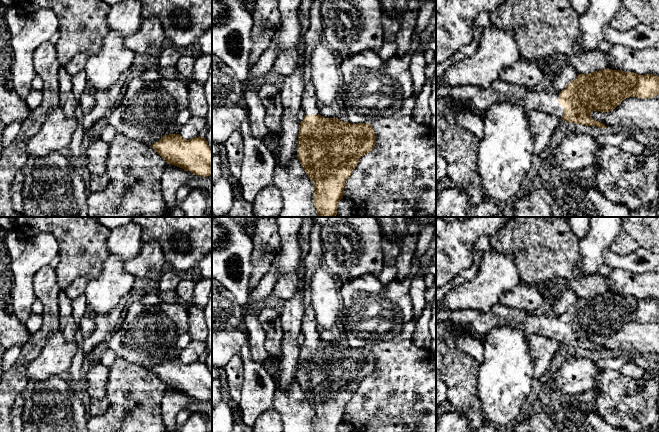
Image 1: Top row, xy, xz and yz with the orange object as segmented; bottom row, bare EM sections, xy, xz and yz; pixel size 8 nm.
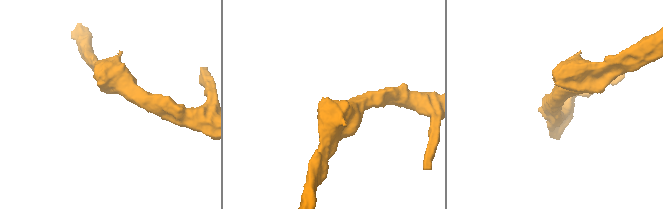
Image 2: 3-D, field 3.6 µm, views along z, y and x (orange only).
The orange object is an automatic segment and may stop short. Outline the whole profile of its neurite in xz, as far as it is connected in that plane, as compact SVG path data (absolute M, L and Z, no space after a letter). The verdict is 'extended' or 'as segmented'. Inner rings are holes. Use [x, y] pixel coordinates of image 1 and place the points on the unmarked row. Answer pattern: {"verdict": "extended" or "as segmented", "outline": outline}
{"verdict": "extended", "outline": "M313 222L309 237L309 252L303 260L303 295L304 318L301 331L305 337L299 349L297 381L305 397L314 408L313 428L315 432L337 432L343 422L345 406L356 392L359 384L375 371L375 356L371 348L340 345L338 342L324 342L319 338L315 310L312 305L309 285L312 274L321 267L323 250L321 245L322 226Z"}

